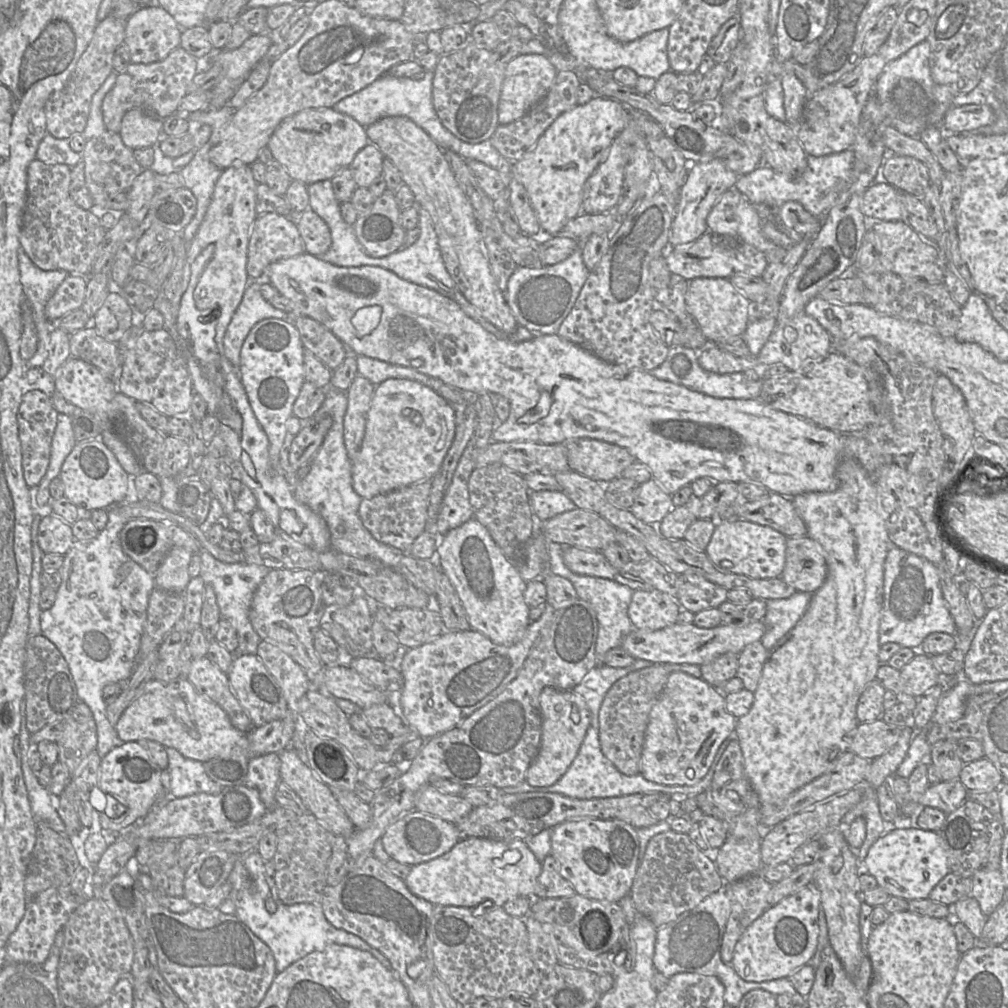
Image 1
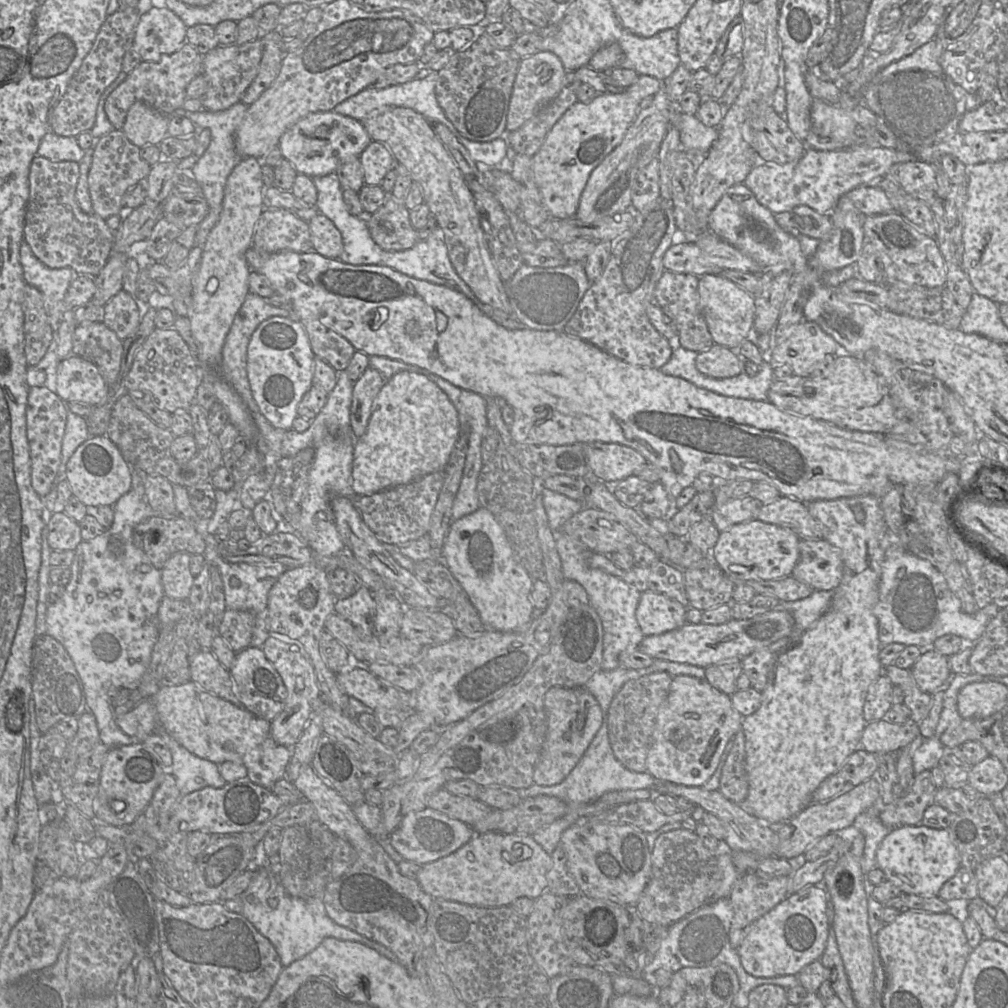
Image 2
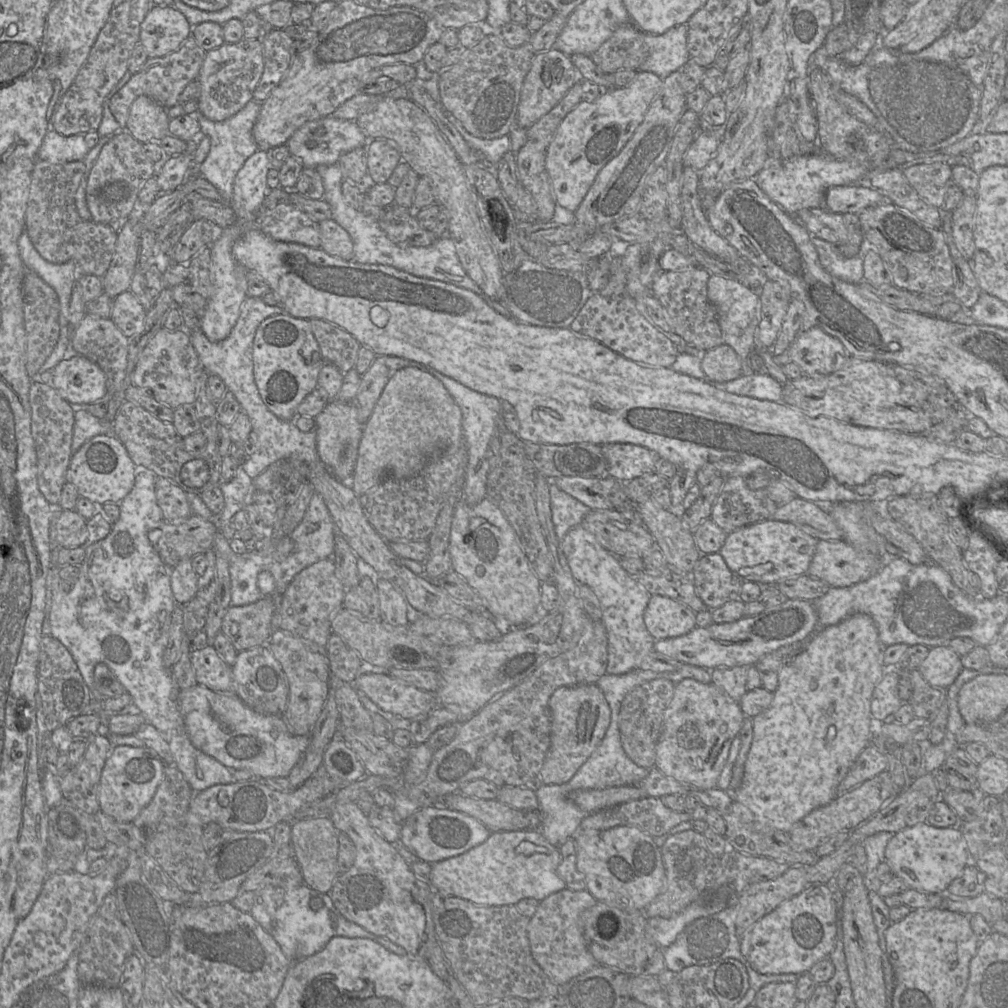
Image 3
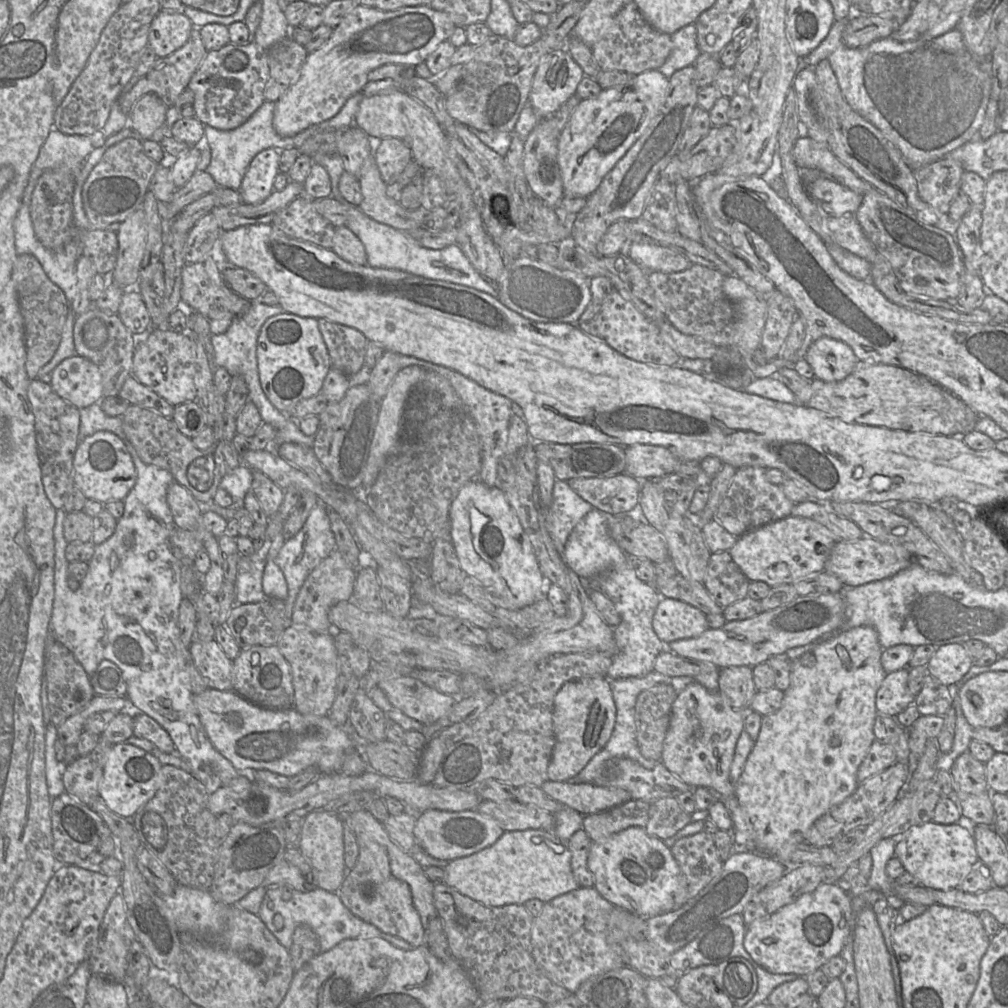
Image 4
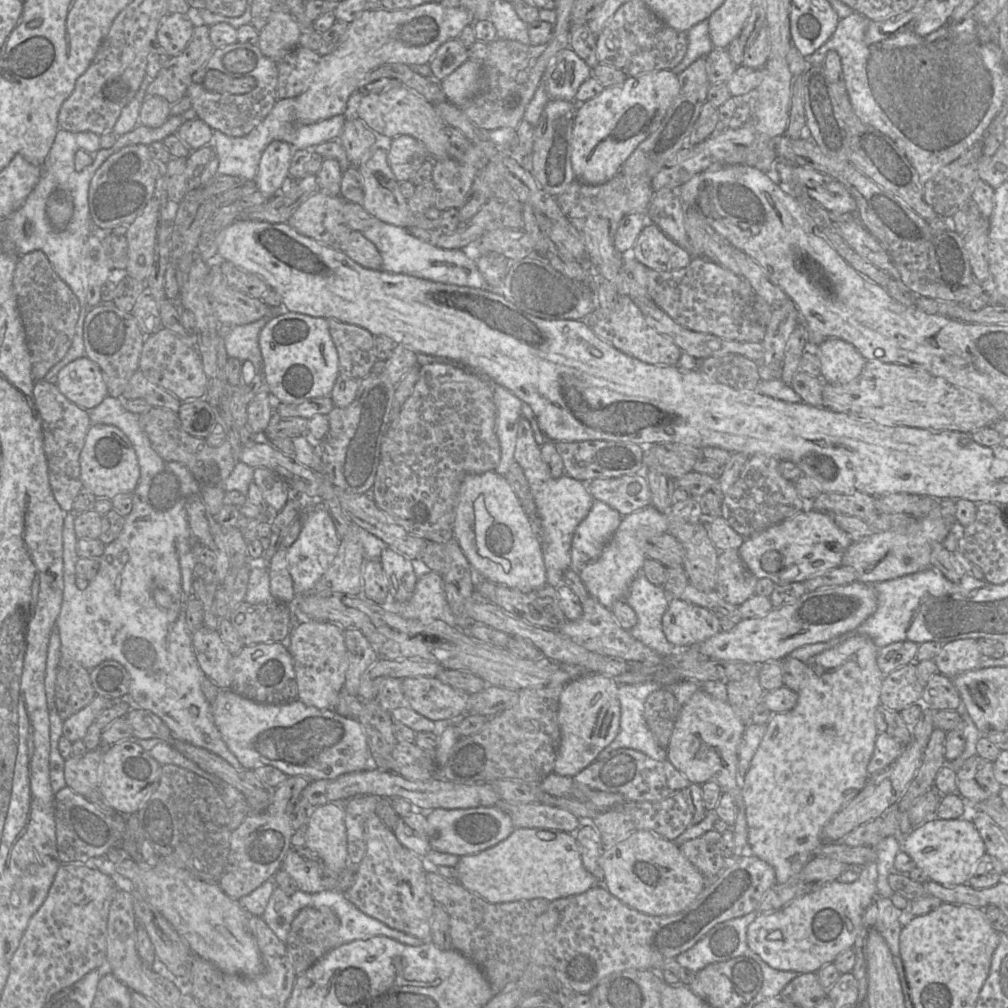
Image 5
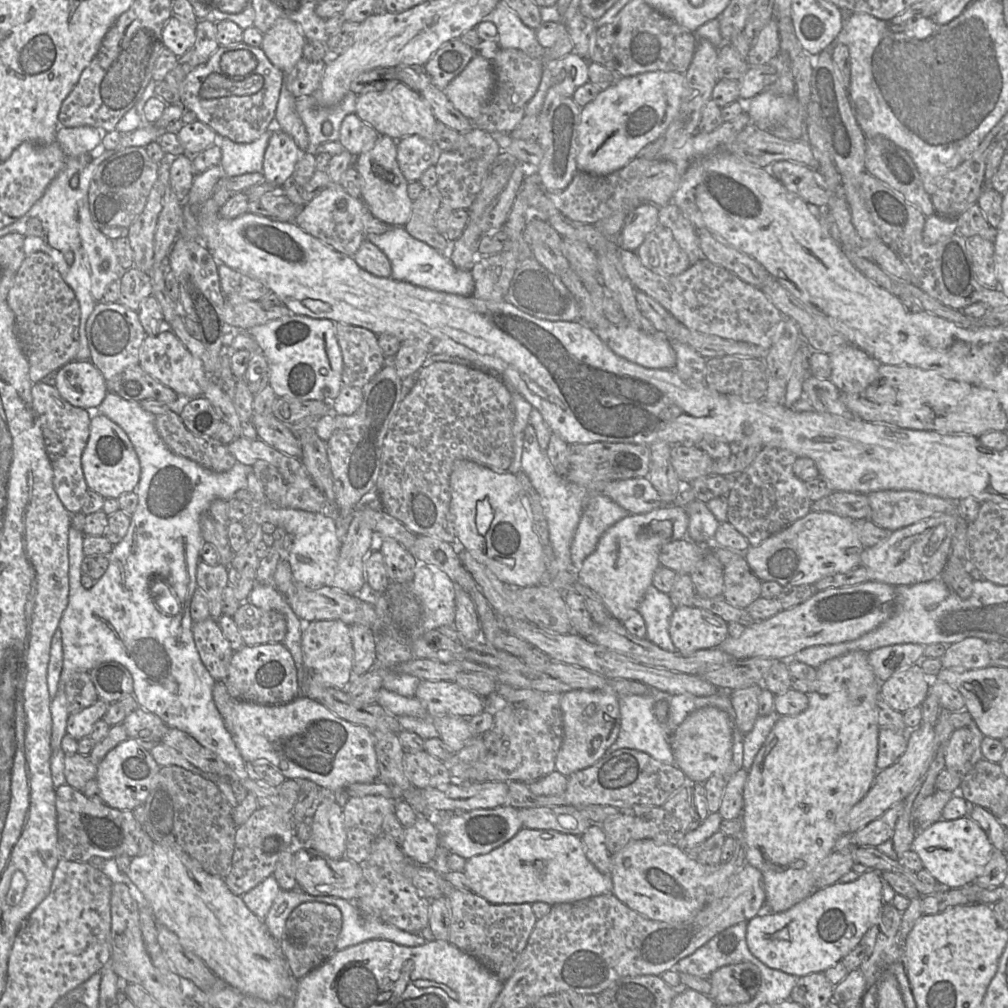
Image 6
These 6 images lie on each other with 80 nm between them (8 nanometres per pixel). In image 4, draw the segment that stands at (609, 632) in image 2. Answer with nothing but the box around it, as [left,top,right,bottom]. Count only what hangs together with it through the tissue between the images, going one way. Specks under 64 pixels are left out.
[563,508,667,680]

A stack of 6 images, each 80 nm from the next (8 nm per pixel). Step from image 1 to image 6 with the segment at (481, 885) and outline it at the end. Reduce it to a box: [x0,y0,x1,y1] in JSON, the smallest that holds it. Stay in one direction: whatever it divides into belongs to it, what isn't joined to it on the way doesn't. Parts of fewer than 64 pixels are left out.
[463,828,613,905]

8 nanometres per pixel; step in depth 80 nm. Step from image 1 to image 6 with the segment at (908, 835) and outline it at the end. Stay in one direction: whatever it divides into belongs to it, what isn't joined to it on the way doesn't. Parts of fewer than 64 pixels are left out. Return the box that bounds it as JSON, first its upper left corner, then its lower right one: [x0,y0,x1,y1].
[911,816,995,888]

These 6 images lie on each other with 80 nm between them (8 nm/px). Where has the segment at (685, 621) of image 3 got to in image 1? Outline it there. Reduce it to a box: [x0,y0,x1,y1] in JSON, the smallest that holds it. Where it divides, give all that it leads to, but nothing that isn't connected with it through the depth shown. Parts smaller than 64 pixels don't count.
[628,590,681,630]

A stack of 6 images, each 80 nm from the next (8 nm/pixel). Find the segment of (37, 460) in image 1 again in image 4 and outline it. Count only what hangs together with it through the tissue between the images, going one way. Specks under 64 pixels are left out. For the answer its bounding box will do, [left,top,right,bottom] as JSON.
[28,379,80,509]

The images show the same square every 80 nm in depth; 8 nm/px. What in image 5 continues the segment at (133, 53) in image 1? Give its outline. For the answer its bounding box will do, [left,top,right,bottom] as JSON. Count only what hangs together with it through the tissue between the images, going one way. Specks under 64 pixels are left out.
[157,13,193,56]

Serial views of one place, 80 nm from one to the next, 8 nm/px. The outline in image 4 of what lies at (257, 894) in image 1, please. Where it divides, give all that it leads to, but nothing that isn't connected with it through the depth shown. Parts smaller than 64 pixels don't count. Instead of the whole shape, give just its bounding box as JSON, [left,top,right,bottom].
[257,886,415,953]

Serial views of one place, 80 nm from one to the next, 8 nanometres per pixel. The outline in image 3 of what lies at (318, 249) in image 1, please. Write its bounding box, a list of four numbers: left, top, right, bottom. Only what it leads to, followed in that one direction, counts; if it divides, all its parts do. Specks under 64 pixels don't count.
[318,219,354,260]

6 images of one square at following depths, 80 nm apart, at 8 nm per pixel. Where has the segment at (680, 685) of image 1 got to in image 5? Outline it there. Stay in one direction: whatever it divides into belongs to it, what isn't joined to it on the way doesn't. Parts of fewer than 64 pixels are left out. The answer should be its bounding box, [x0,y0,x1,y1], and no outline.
[667,689,748,857]

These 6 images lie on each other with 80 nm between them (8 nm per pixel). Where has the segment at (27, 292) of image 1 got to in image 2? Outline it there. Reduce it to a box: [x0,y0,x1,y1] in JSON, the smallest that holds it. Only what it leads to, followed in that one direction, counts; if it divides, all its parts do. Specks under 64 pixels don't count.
[20,241,76,332]

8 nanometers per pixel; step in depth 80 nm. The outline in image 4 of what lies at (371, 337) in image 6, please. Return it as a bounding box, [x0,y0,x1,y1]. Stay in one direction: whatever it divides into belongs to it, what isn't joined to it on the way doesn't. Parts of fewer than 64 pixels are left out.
[318,318,369,376]

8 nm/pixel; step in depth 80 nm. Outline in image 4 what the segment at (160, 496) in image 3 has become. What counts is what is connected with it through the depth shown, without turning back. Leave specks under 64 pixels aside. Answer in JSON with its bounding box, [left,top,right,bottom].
[167,482,202,530]

